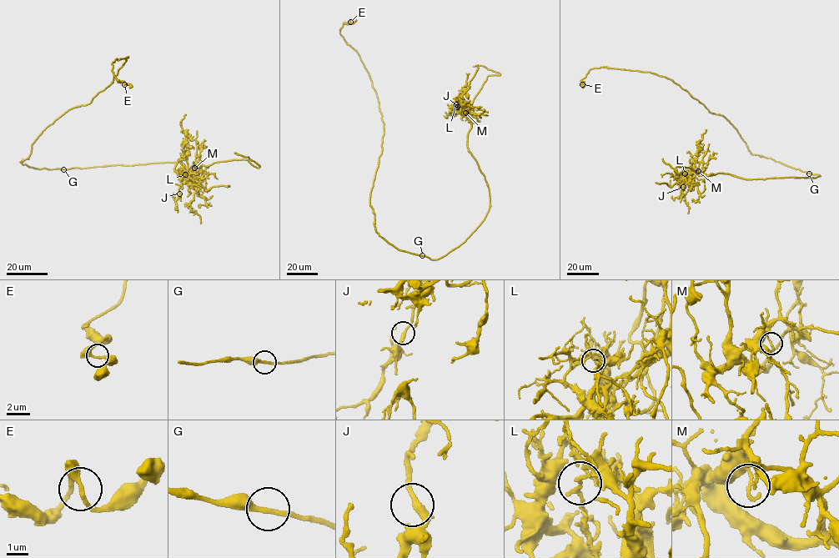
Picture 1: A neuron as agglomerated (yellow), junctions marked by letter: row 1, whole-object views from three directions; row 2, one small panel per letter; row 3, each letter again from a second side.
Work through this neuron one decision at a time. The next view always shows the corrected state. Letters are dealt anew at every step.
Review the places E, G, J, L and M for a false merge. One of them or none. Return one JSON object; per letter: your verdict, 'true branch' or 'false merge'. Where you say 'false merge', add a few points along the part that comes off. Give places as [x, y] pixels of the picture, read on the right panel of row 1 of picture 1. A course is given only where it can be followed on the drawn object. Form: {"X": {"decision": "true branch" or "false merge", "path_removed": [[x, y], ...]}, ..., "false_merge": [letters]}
{"E": {"decision": "true branch"}, "G": {"decision": "true branch"}, "J": {"decision": "true branch"}, "L": {"decision": "false merge", "path_removed": [[685, 173], [686, 180], [691, 181], [690, 169], [691, 163], [697, 161], [697, 143], [700, 141]]}, "M": {"decision": "true branch"}, "false_merge": ["L"]}

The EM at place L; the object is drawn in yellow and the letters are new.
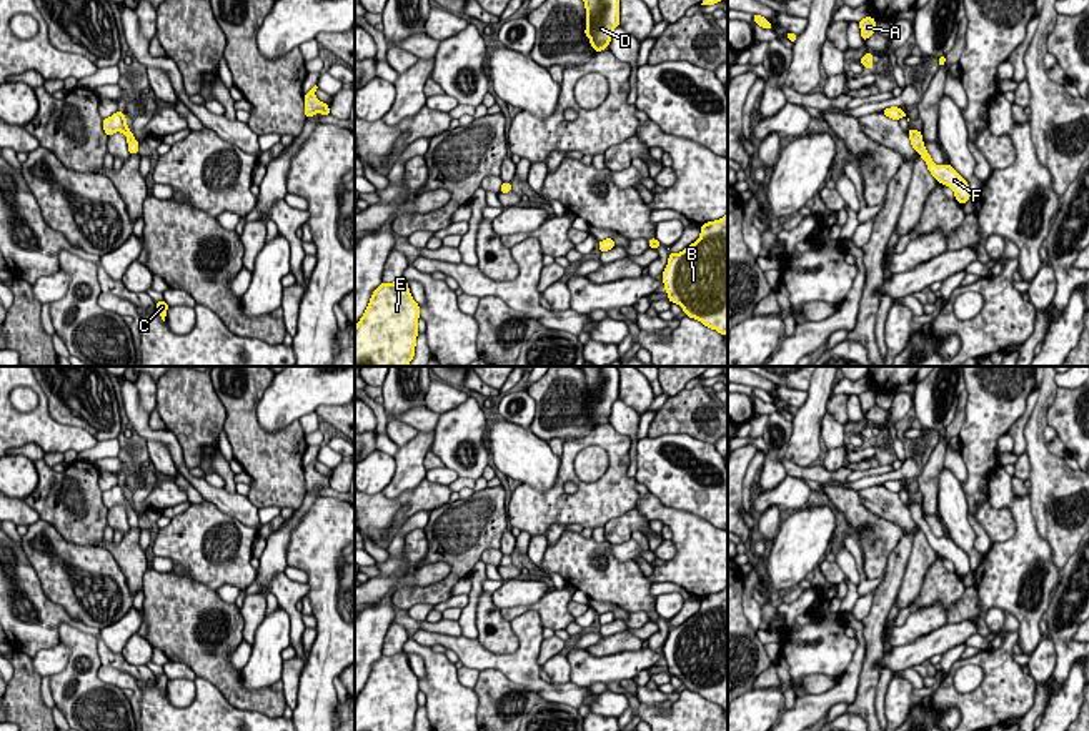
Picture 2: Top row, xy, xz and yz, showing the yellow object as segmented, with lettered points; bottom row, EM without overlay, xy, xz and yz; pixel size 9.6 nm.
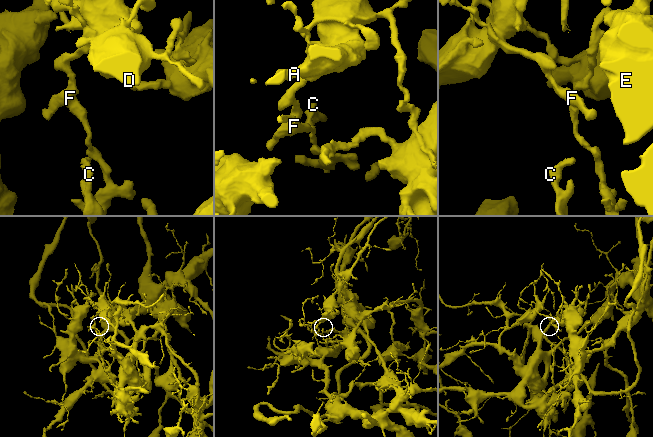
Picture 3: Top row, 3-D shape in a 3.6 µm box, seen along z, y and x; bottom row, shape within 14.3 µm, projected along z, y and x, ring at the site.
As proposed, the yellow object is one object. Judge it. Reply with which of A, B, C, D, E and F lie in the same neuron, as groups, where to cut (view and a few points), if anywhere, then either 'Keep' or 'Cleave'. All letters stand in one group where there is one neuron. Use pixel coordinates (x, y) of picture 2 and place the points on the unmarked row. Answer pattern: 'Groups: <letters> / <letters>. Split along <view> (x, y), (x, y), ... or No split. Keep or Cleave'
Groups: A B C D / E F. Split along yz (924, 520), (916, 523). Cleave

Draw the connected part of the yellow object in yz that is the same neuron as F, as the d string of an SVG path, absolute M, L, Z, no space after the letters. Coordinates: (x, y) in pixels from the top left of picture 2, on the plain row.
M926 521L917 523L936 554L949 559L956 573L964 578L971 571L969 556L951 540L936 538Z

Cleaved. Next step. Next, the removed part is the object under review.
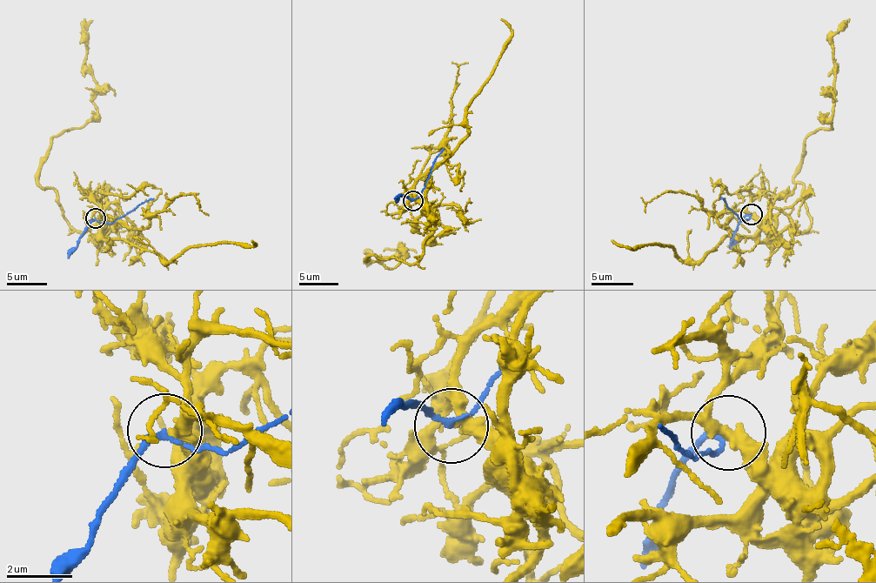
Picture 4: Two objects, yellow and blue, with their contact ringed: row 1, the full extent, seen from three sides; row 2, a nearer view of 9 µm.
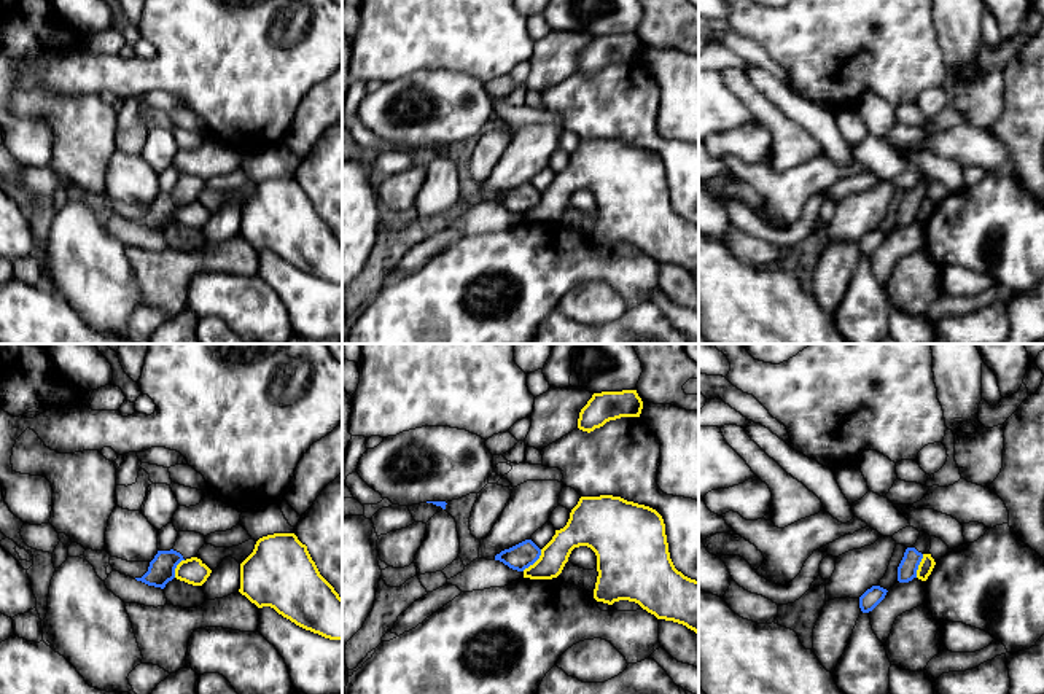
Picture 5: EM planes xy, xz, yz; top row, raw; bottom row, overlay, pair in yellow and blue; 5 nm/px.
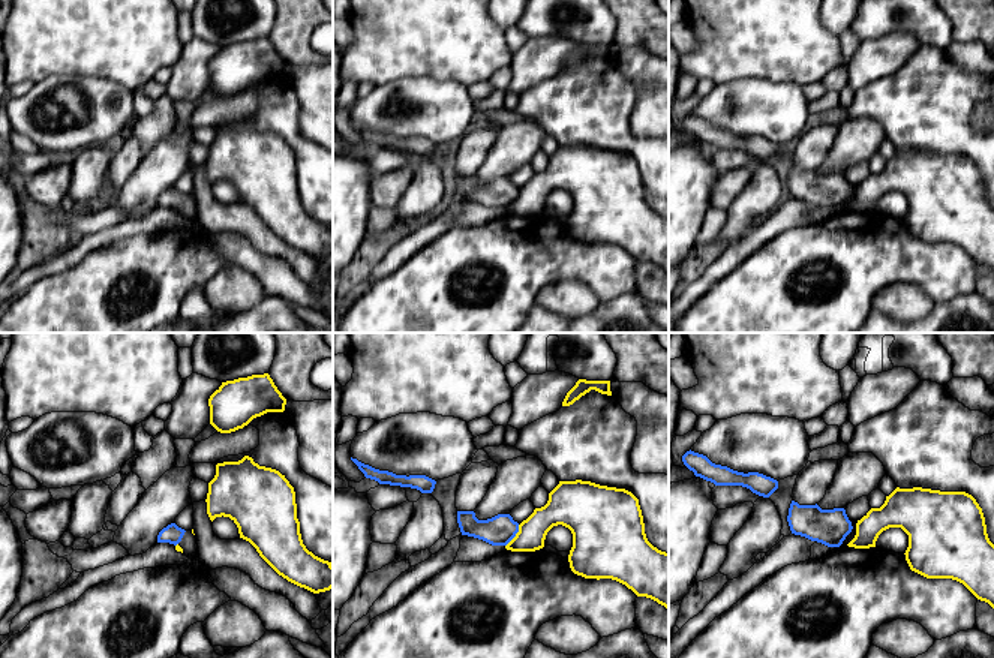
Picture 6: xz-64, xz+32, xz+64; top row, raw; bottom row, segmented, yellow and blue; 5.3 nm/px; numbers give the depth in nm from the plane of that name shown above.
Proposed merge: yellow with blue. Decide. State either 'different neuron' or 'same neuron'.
different neuron

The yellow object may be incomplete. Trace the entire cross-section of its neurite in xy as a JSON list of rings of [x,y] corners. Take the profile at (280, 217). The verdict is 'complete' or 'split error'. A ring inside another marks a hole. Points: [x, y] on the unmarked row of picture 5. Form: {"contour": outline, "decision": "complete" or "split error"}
{"contour": [[[274,177],[256,185],[253,196],[240,207],[240,232],[258,251],[271,250],[296,269],[329,283],[342,283],[342,242],[334,231],[320,218],[307,189],[294,177]]], "decision": "complete"}

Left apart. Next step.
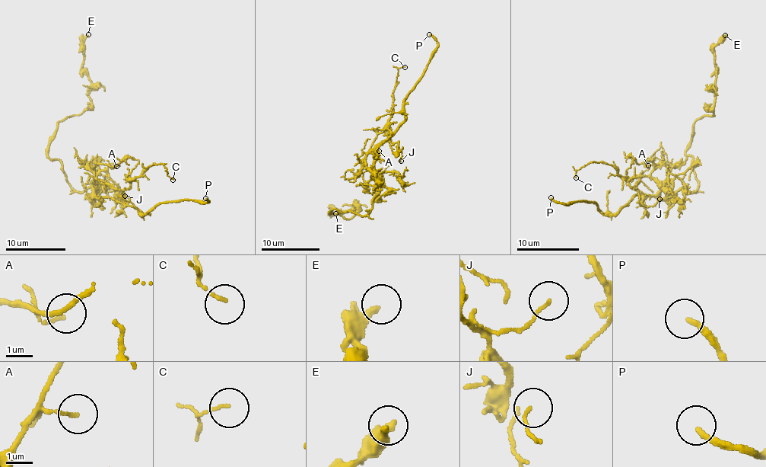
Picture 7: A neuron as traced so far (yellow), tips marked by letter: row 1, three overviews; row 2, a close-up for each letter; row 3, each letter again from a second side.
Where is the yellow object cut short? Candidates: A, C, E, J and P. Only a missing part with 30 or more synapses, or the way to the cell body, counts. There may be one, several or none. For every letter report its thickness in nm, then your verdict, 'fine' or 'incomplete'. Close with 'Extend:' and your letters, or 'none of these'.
A: 120 nm thick; fine
C: 90 nm thick; fine
E: 200 nm thick; fine
J: 100 nm thick; fine
P: 200 nm thick; incomplete
Extend: P

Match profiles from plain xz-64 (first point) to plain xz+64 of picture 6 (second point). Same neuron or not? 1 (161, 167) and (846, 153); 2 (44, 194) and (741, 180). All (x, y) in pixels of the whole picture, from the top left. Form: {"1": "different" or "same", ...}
{"1": "same", "2": "same"}

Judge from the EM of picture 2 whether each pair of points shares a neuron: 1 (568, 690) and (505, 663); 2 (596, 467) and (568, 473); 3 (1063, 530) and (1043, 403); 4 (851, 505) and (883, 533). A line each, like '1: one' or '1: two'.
1: one
2: two
3: one
4: one

